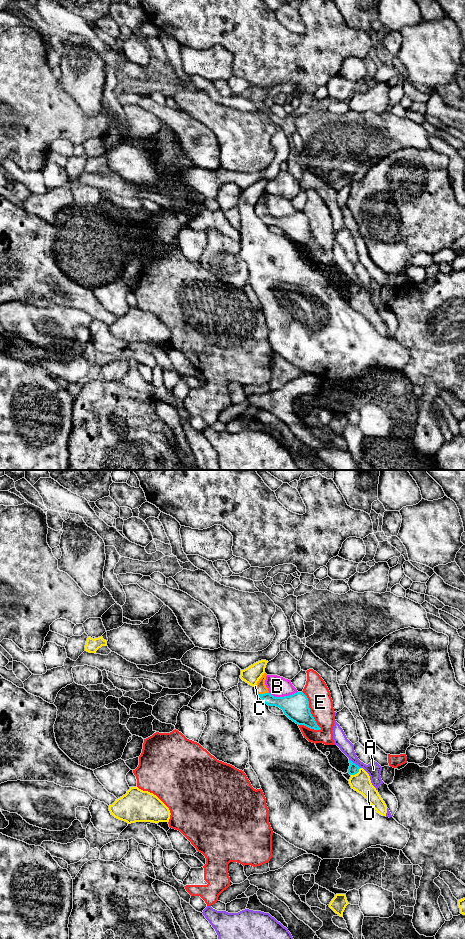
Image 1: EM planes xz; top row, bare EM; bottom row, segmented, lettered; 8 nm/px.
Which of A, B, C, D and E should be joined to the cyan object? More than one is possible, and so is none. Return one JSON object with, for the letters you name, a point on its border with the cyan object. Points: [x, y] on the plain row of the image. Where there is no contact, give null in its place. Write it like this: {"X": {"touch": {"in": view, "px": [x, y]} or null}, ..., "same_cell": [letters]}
{"C": {"touch": {"in": "xz", "px": [262, 214]}}, "same_cell": ["C"]}

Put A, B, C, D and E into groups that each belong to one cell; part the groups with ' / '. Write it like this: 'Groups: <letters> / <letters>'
Groups: A / B / C / D / E

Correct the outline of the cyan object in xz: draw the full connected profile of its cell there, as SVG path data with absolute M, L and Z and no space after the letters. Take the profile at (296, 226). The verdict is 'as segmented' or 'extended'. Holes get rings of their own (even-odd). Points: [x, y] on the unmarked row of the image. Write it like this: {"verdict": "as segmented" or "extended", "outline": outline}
{"verdict": "extended", "outline": "M264 193L255 206L256 215L265 224L279 227L290 240L298 245L321 250L310 232L308 218L303 212L297 212L284 217L274 217L269 213L265 205L266 196L267 194Z"}

